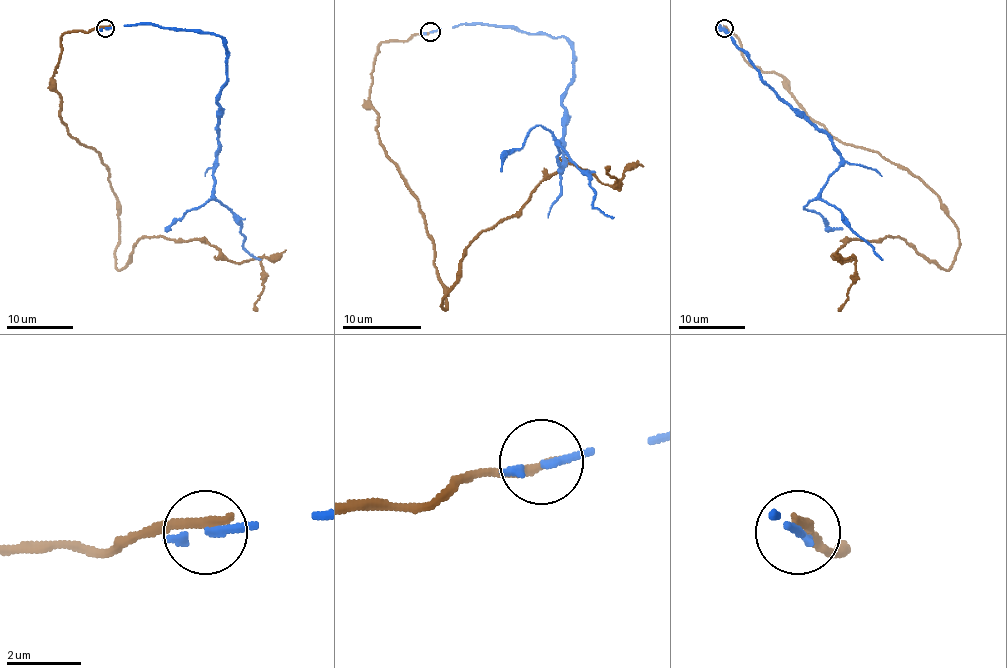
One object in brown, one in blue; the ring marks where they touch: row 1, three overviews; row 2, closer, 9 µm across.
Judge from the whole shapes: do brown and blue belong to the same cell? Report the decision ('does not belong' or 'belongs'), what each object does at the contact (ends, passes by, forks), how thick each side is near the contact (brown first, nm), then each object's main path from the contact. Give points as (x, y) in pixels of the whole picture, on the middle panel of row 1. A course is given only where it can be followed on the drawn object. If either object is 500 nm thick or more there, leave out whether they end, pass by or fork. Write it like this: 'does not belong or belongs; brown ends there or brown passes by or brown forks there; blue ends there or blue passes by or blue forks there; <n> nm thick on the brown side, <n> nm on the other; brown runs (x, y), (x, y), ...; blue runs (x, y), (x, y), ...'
does not belong; brown ends there; blue ends there; 300 nm thick on the brown side, 240 nm on the other; brown runs (430, 32), (377, 48), (367, 103), (424, 219), (446, 309), (483, 230), (572, 162), (613, 185), (609, 166); blue runs (430, 32), (491, 24), (568, 40), (574, 81), (562, 101), (562, 169), (556, 146), (613, 219)

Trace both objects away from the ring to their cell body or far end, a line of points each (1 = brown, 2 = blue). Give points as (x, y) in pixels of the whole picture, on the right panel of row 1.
1: (724, 27), (836, 139), (908, 169), (954, 224), (946, 270), (903, 239), (849, 240), (838, 310)
2: (724, 29), (718, 24), (766, 84), (829, 137), (841, 165), (828, 179), (821, 197), (883, 260)

